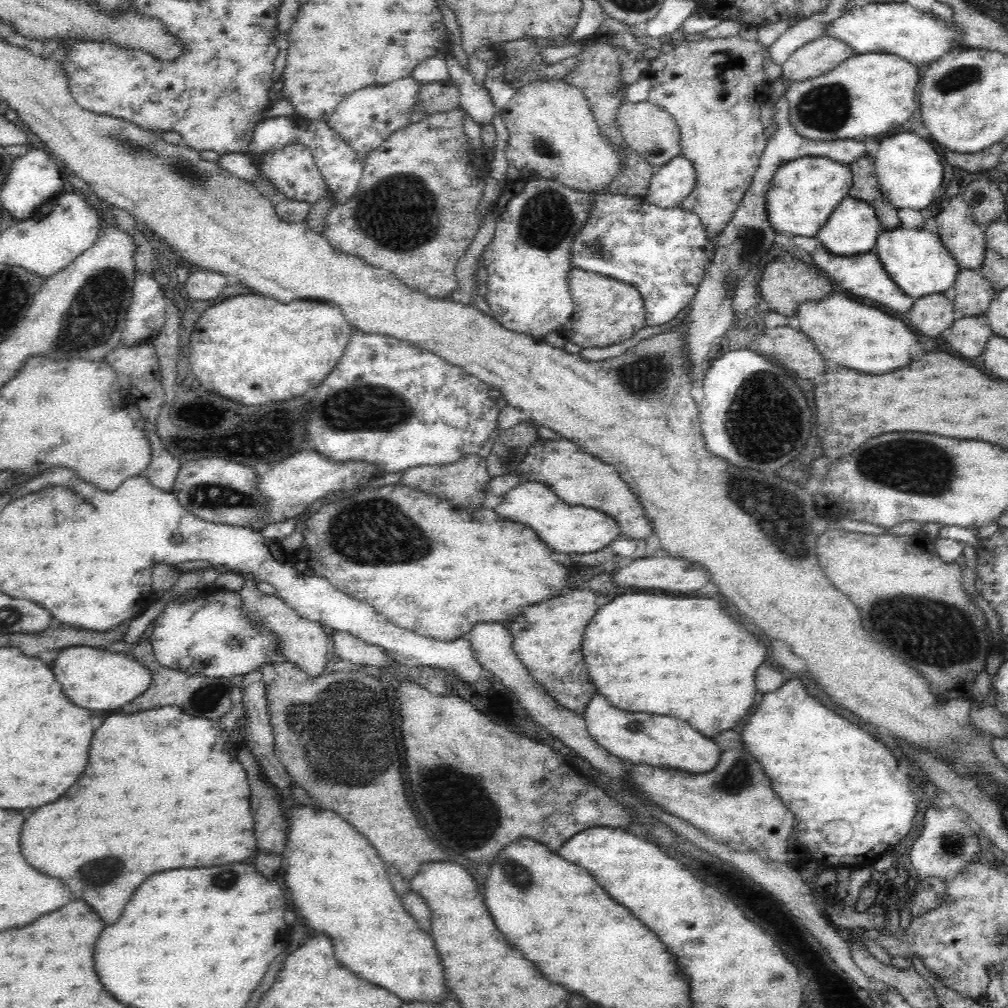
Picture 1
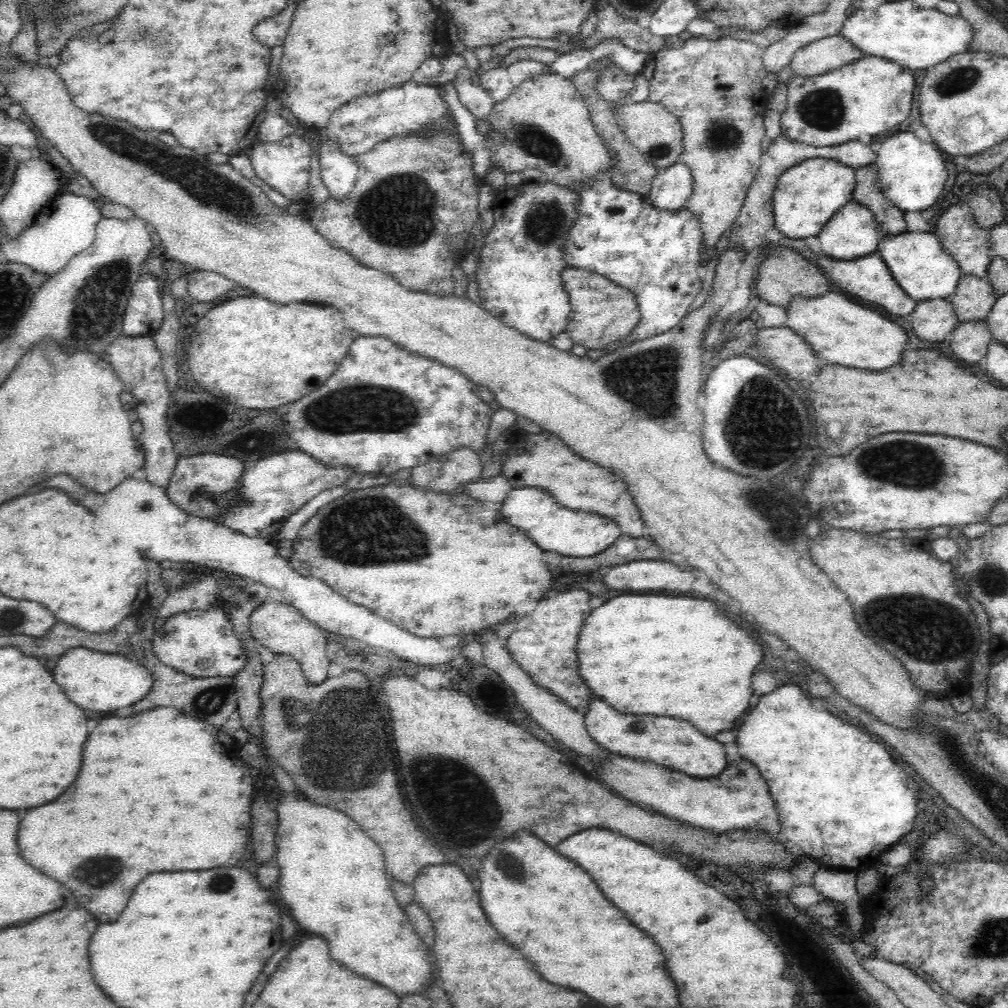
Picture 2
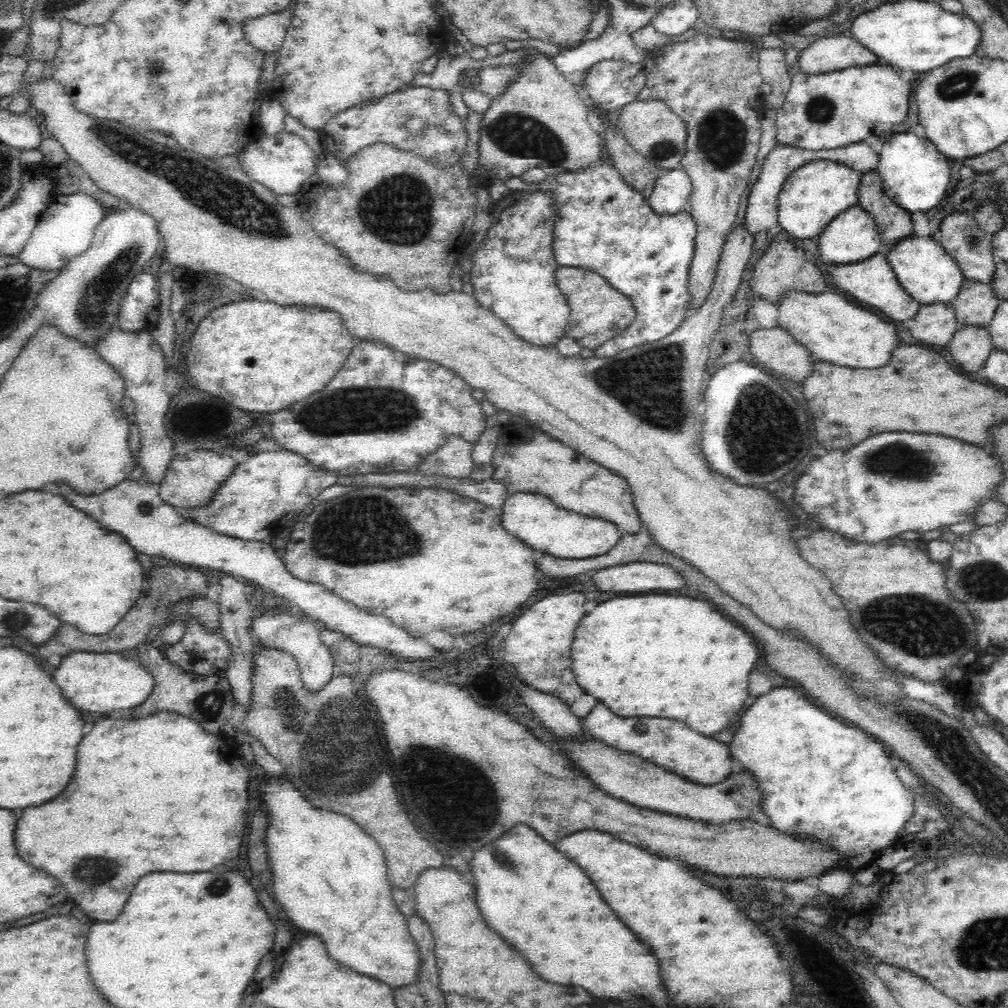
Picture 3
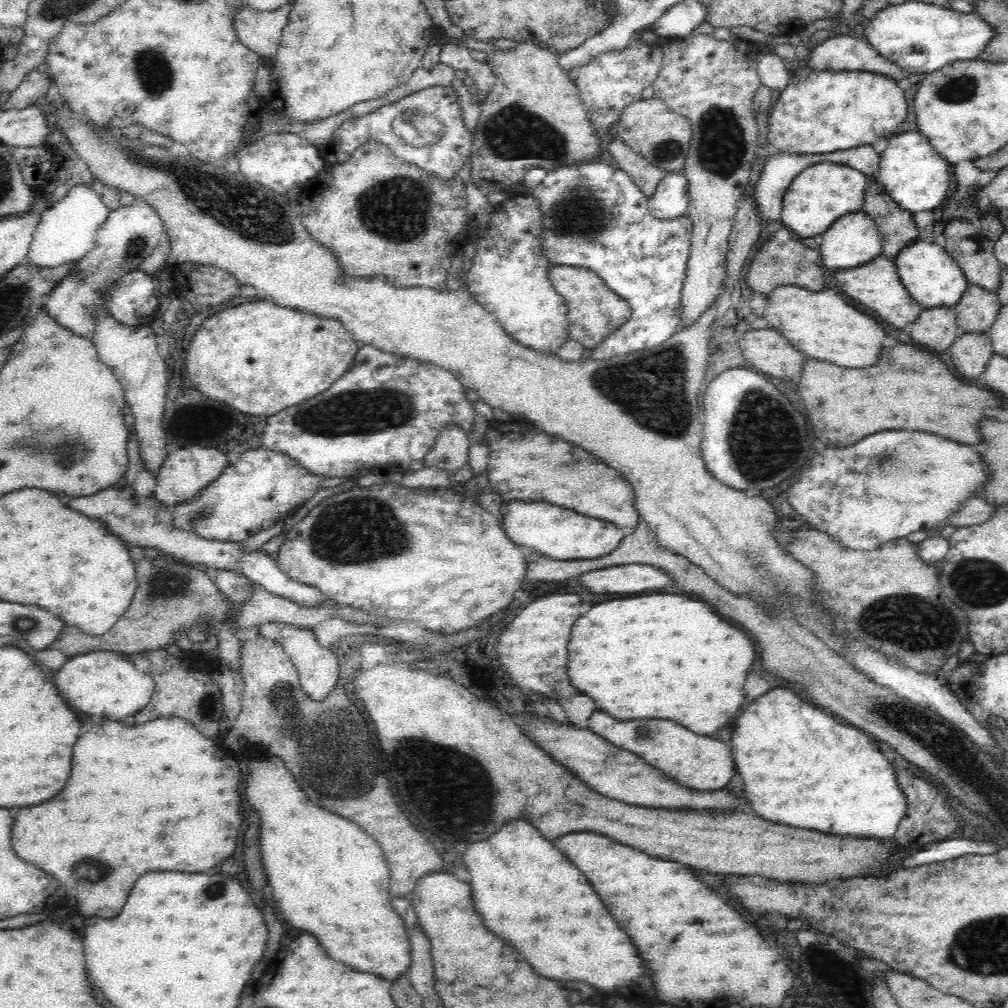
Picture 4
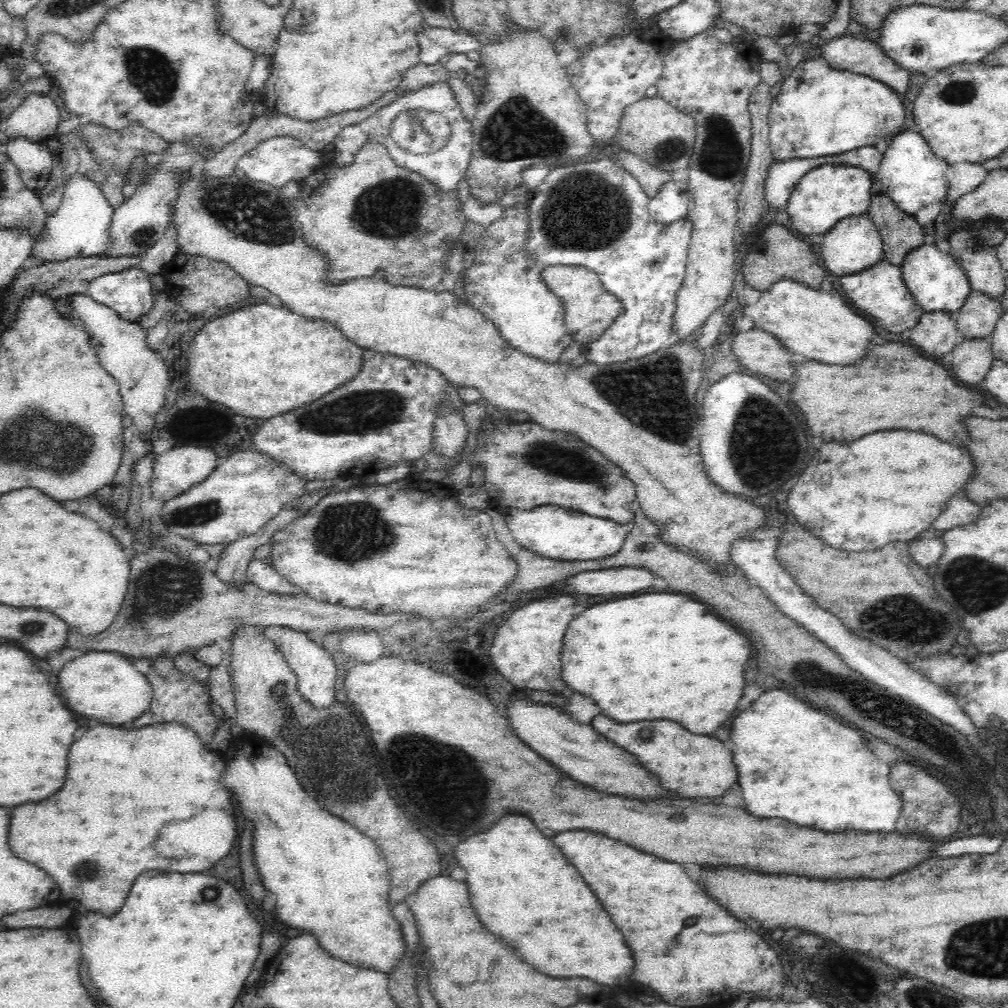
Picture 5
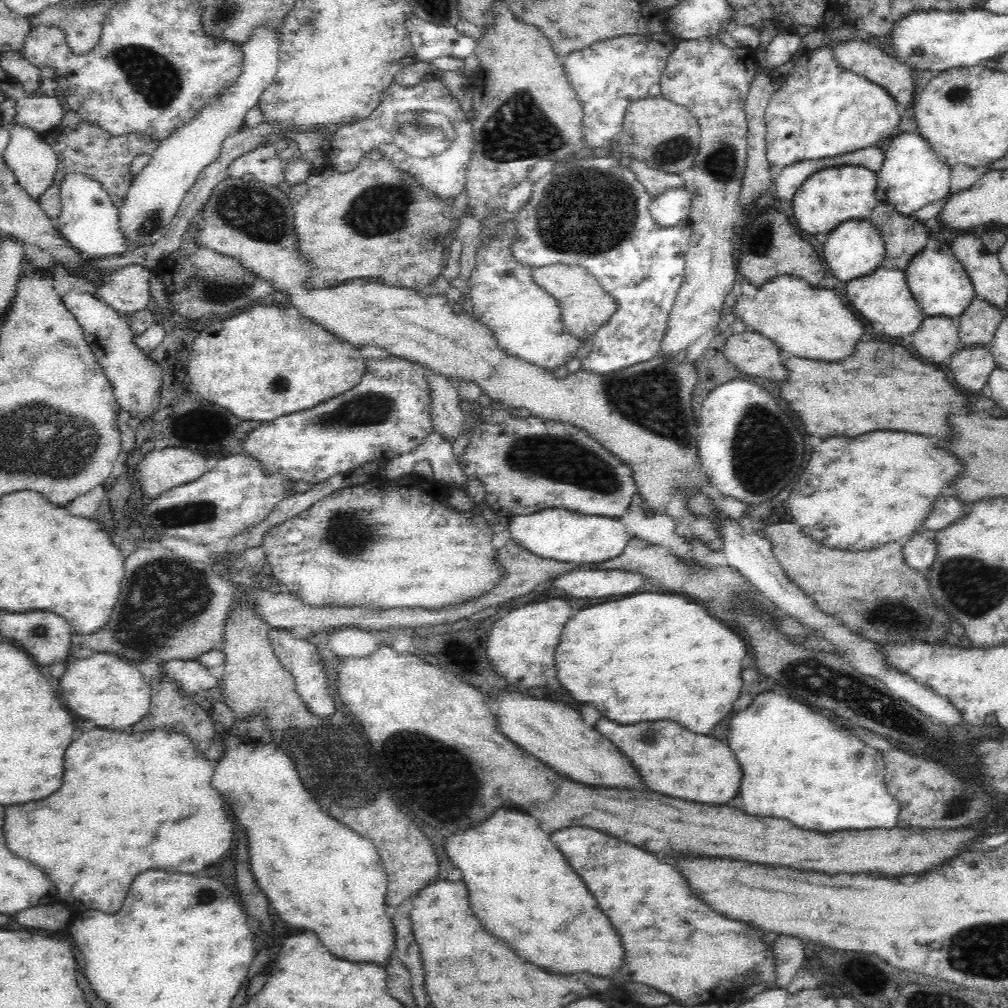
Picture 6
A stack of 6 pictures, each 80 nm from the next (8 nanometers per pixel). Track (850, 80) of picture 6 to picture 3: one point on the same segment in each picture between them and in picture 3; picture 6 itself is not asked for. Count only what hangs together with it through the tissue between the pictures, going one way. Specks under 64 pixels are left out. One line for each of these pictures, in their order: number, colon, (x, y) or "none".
3: (821, 111)
4: (819, 111)
5: (820, 111)

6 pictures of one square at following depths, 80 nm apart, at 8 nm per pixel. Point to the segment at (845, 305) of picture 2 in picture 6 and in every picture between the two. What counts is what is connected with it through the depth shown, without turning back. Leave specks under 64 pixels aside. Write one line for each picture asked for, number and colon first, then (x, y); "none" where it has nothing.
3: (831, 329)
4: (818, 324)
5: (818, 325)
6: (799, 318)

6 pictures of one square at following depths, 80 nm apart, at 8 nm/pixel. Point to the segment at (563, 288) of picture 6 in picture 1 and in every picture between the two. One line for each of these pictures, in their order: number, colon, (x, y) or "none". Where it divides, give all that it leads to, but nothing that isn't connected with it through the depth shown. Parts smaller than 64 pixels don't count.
1: (606, 312)
2: (601, 312)
3: (598, 312)
4: (593, 311)
5: (589, 308)

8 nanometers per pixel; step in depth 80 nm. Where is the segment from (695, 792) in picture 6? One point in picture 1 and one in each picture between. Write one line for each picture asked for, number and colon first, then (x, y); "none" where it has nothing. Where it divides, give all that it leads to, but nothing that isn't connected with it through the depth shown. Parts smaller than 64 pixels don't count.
1: (663, 741)
2: (673, 744)
3: (672, 745)
4: (698, 763)
5: (691, 766)

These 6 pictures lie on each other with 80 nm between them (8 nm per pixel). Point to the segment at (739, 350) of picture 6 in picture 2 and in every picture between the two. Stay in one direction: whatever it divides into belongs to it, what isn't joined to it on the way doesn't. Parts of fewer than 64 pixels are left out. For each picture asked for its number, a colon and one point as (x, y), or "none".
2: (780, 346)
3: (774, 349)
4: (764, 350)
5: (757, 352)

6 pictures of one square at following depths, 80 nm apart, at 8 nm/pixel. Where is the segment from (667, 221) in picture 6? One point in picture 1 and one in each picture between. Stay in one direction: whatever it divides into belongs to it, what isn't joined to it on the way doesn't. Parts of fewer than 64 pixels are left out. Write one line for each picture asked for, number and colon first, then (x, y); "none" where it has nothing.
1: (674, 181)
2: (670, 190)
3: (670, 194)
4: (670, 200)
5: (670, 204)

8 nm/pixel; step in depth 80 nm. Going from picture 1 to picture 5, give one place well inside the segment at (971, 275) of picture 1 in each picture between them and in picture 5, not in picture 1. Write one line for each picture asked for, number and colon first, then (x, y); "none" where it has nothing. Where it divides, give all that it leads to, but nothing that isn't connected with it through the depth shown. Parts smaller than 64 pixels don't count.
2: (972, 301)
3: (976, 303)
4: (976, 312)
5: (976, 320)

